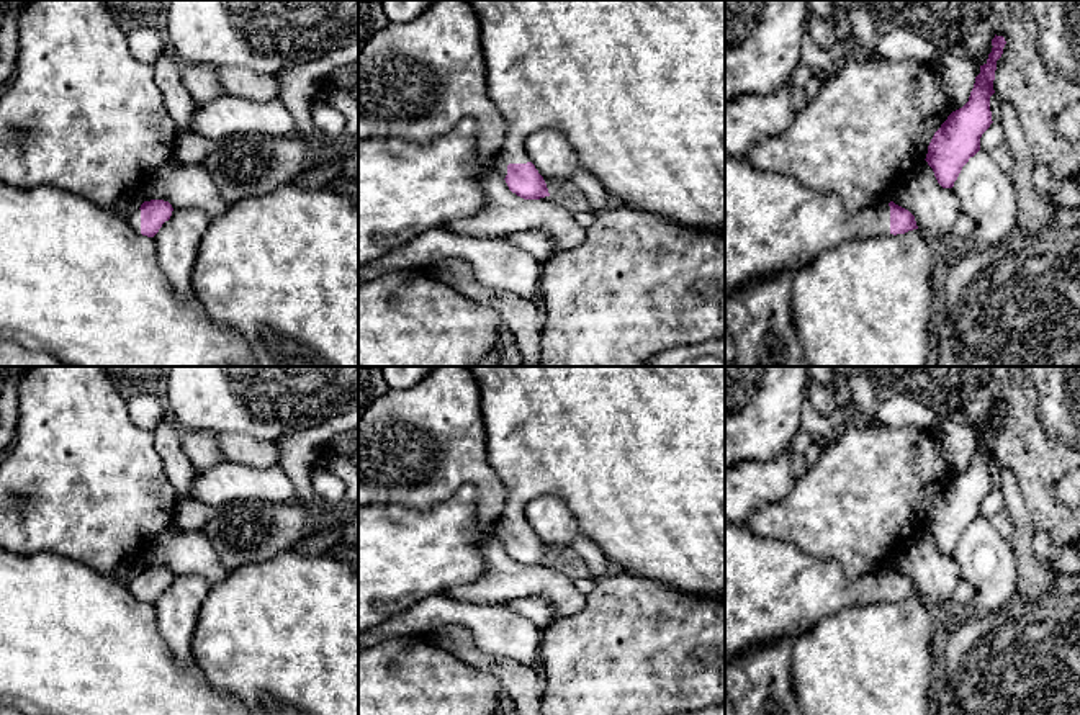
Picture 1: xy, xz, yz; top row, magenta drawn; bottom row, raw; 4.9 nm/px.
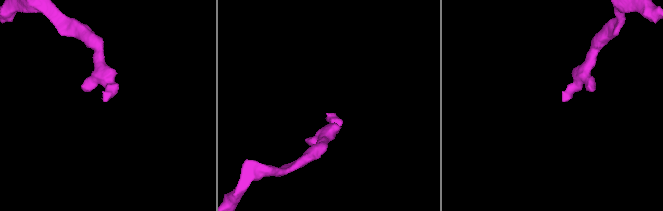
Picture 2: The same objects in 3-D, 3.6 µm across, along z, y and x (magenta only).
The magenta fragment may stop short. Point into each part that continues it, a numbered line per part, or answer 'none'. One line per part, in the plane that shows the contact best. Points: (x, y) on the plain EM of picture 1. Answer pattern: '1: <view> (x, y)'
1: xz (637, 454)

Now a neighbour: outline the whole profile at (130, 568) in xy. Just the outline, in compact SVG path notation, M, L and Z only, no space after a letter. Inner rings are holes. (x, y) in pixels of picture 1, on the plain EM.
M142 553L123 561L118 568L115 576L123 581L124 584L128 584L134 576L141 574L141 571L144 569L144 561L142 561Z

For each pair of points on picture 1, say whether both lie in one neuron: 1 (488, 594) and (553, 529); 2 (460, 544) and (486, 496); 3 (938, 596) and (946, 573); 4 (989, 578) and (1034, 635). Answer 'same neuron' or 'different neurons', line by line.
1: different neurons
2: different neurons
3: same neuron
4: different neurons

